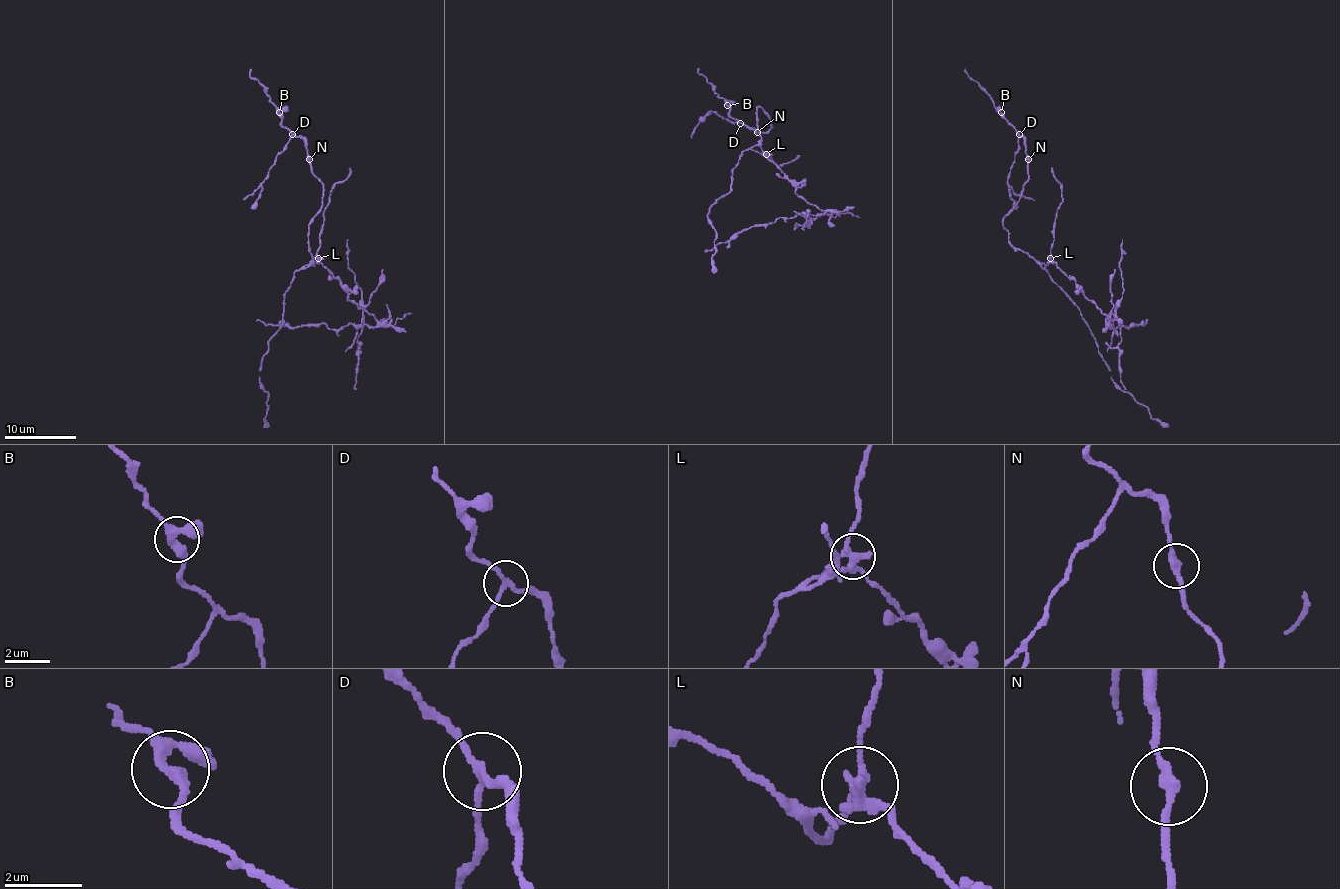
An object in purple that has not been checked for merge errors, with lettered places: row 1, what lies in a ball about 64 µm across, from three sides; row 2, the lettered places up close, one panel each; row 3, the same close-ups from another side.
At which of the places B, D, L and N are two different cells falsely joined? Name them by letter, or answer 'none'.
D, L

